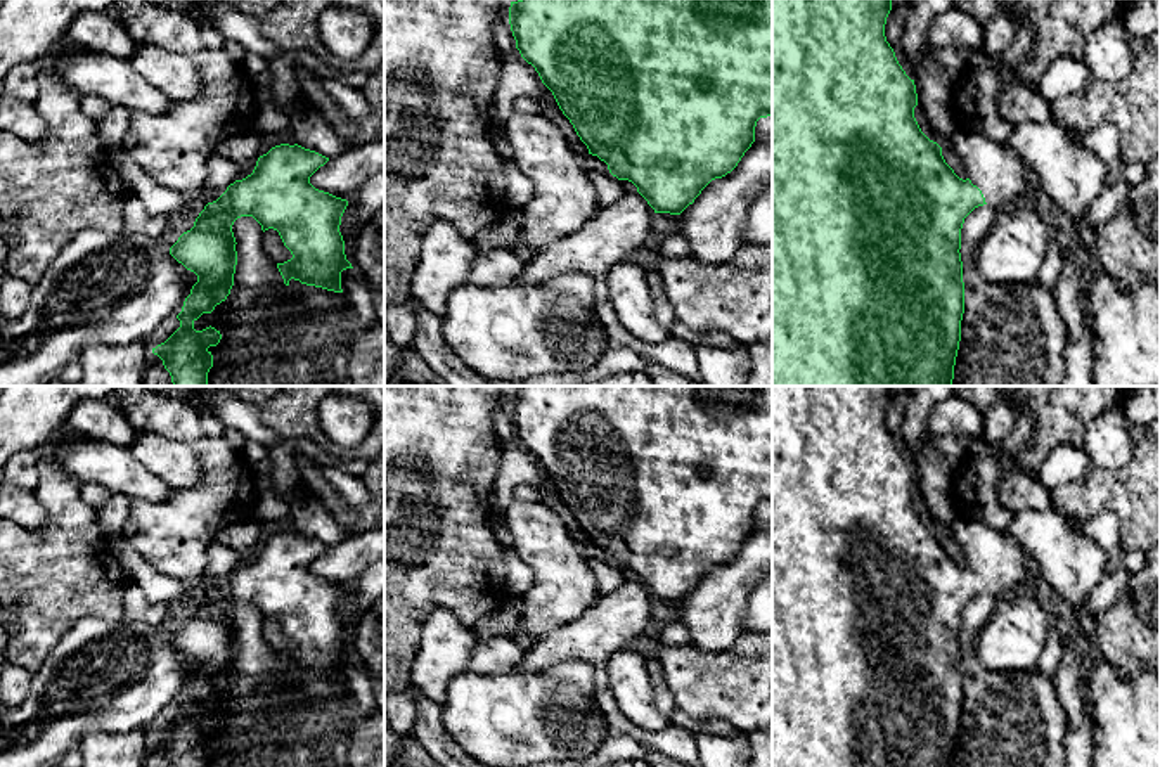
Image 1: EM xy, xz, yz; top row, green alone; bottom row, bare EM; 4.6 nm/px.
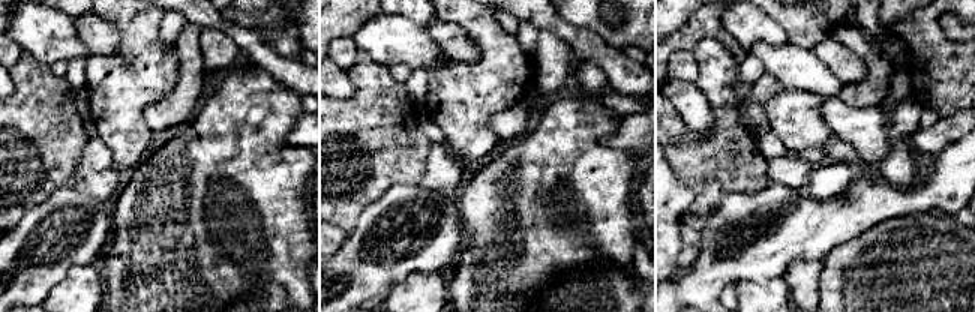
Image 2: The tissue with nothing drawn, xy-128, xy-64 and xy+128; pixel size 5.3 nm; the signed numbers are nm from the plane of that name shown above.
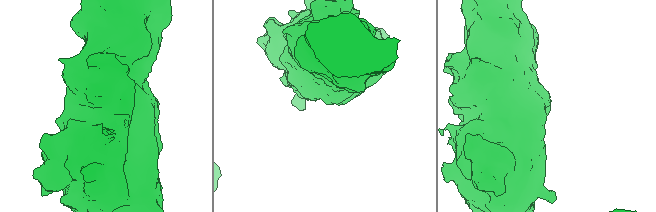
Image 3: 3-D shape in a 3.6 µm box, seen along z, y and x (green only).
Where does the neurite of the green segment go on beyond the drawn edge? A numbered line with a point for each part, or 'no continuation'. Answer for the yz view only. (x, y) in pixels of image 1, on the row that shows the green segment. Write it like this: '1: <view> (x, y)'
1: yz (1001, 175)

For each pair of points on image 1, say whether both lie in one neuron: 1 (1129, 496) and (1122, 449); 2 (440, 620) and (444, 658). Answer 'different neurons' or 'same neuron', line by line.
1: different neurons
2: same neuron

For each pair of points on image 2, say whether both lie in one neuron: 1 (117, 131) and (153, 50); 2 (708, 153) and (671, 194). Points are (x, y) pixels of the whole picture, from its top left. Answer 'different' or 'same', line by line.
1: same
2: different

